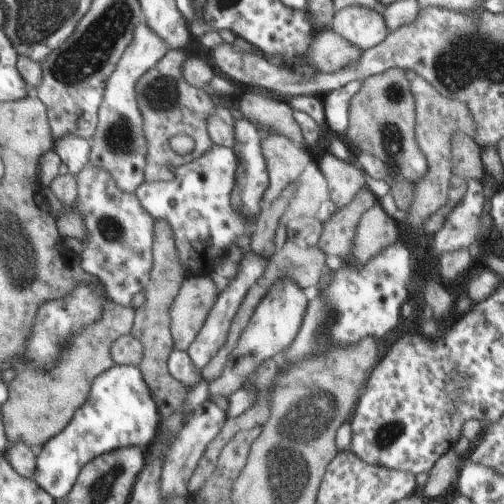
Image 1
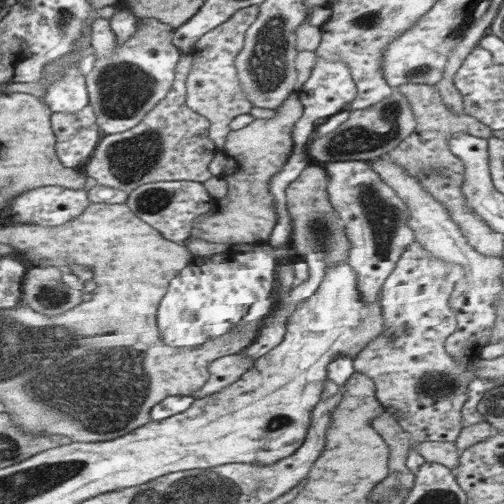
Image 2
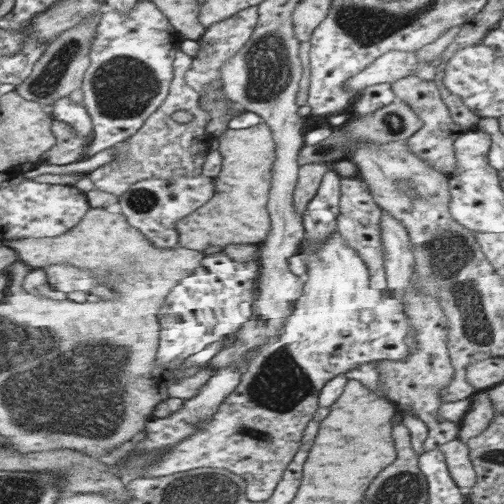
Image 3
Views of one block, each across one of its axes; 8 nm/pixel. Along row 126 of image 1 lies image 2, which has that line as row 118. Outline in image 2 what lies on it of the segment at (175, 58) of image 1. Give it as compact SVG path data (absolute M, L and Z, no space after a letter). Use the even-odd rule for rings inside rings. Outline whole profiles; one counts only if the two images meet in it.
M183 54L177 66L177 80L171 94L131 132L103 136L95 156L87 166L87 176L95 178L99 186L119 188L135 192L143 184L159 184L173 180L207 182L215 178L211 174L211 162L219 154L215 140L211 138L211 120L187 106L187 82L193 70L193 54Z

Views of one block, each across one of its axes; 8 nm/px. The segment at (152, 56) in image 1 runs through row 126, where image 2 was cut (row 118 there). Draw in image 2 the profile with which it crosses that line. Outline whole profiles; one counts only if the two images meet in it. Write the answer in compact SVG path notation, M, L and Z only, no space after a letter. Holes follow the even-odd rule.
M101 18L101 20L93 22L93 26L91 26L91 36L93 36L91 50L95 50L95 66L85 78L87 78L87 86L89 86L89 94L91 94L89 106L93 106L95 114L99 116L99 126L101 126L103 136L131 132L133 128L137 128L147 118L147 114L151 114L171 94L175 80L177 80L177 66L183 58L183 52L173 42L175 30L177 28L173 28L171 24L163 24L155 18L153 20L147 18L139 24L139 28L131 40L127 40L125 44L119 44L119 38L111 30L111 20Z

